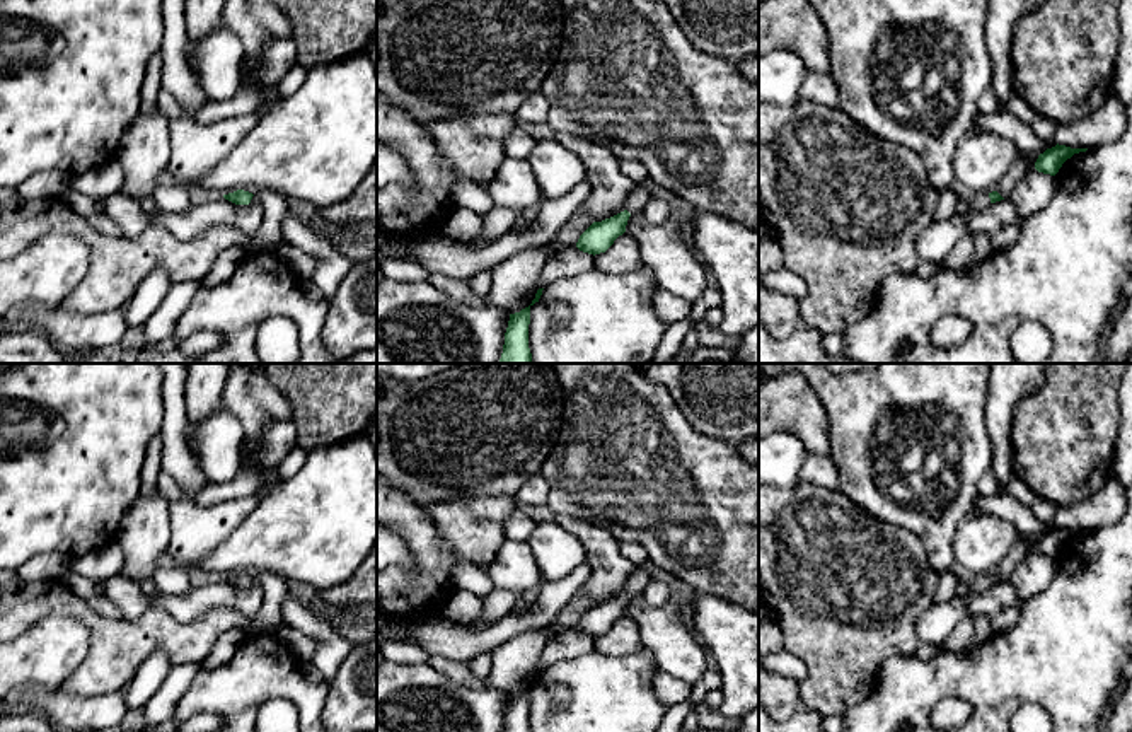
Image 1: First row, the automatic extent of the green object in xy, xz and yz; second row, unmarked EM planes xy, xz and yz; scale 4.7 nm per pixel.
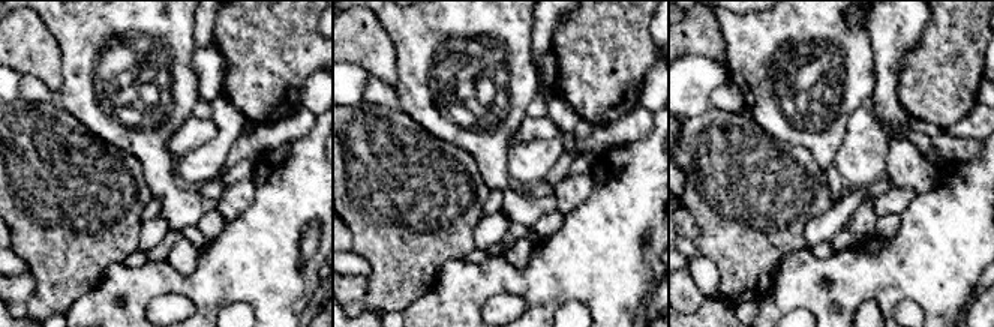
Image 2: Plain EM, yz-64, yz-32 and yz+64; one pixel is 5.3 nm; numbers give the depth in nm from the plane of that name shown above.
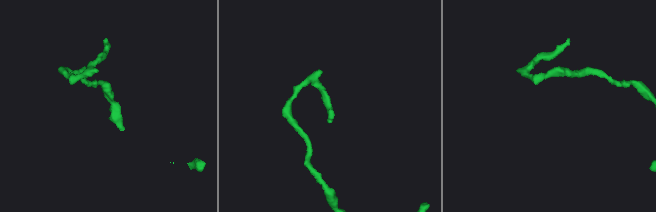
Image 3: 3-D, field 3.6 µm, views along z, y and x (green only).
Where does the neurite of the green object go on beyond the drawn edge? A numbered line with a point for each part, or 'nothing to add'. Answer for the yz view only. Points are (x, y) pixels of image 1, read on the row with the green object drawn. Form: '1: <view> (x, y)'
1: yz (977, 200)

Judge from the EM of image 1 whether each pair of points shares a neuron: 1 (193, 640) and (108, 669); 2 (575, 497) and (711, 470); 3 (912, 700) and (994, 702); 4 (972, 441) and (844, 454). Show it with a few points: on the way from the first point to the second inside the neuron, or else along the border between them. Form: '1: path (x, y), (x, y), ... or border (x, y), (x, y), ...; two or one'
1: path (173, 640), (137, 640), (128, 649); one
2: path (609, 478), (677, 478); one
3: path (933, 686), (974, 686); one
4: path (943, 403), (940, 400), (885, 400), (868, 417); one

